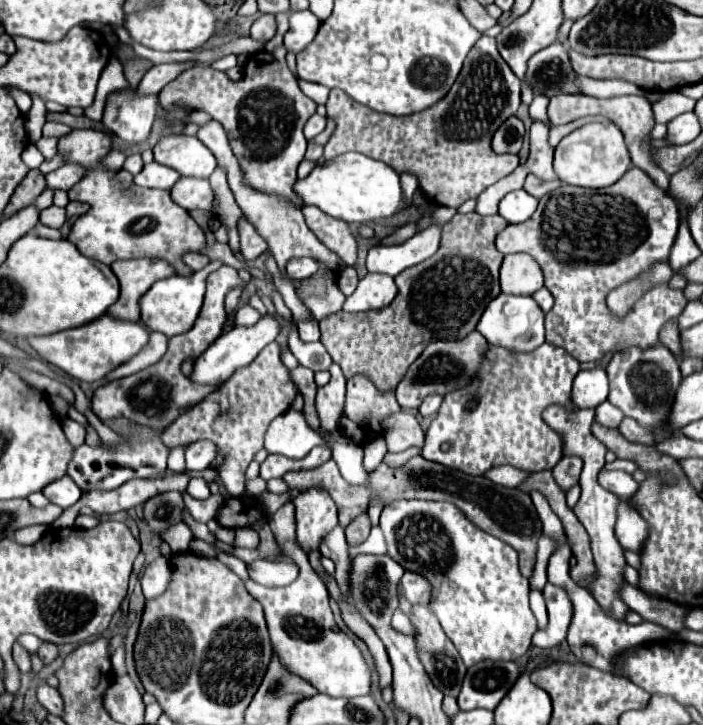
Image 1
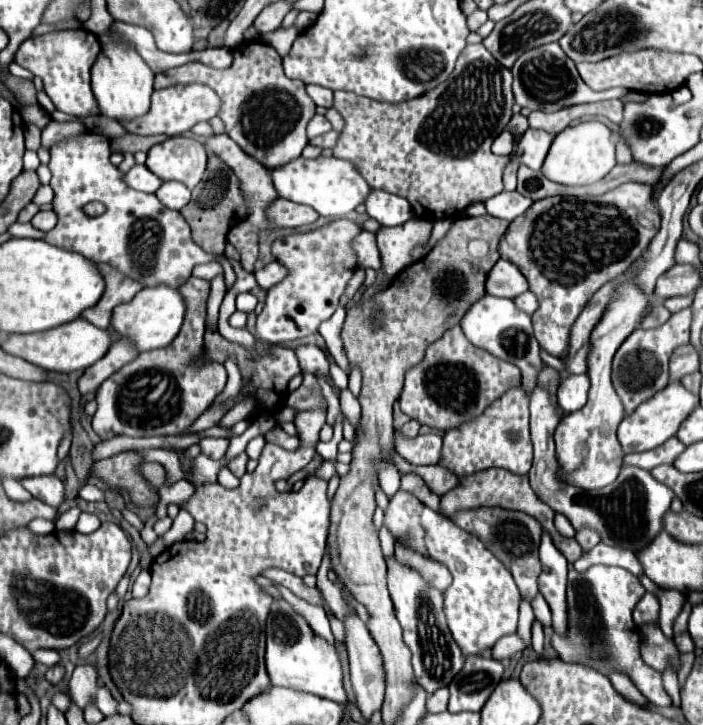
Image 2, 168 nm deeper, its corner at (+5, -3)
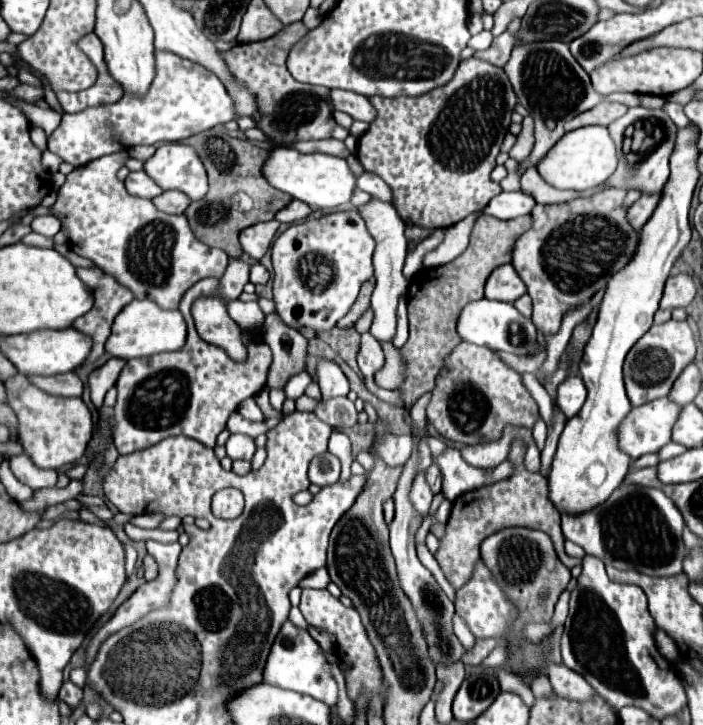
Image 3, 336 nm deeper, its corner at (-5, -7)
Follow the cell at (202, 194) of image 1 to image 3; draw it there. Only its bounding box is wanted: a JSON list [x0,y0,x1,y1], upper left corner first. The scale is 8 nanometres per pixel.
[152,189,192,215]

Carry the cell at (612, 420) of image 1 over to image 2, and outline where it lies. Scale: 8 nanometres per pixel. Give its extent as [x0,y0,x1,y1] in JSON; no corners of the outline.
[554,277,650,489]

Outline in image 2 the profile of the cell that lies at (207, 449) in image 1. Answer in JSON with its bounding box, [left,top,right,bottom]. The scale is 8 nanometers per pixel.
[200,439,230,459]

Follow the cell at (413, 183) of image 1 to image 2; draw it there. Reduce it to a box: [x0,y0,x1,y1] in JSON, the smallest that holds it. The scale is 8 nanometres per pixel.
[366,189,412,227]

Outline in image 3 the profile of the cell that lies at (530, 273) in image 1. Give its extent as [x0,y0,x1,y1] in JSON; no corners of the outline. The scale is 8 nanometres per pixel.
[486,263,526,301]

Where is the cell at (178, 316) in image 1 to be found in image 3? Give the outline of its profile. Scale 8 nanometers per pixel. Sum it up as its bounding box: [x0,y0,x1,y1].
[106,299,186,359]

